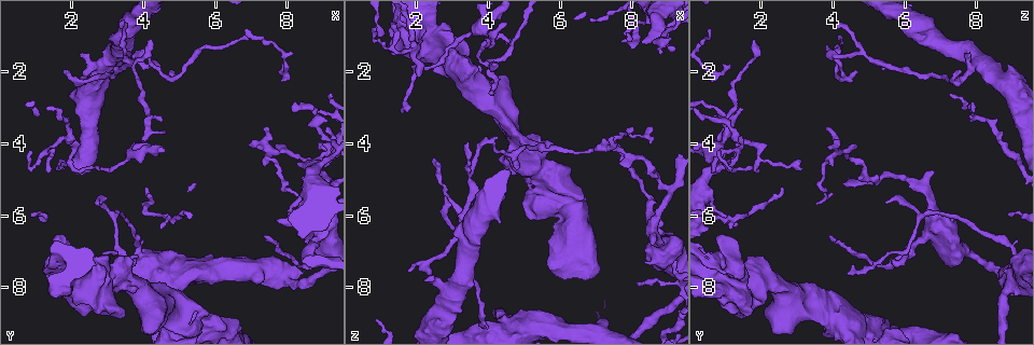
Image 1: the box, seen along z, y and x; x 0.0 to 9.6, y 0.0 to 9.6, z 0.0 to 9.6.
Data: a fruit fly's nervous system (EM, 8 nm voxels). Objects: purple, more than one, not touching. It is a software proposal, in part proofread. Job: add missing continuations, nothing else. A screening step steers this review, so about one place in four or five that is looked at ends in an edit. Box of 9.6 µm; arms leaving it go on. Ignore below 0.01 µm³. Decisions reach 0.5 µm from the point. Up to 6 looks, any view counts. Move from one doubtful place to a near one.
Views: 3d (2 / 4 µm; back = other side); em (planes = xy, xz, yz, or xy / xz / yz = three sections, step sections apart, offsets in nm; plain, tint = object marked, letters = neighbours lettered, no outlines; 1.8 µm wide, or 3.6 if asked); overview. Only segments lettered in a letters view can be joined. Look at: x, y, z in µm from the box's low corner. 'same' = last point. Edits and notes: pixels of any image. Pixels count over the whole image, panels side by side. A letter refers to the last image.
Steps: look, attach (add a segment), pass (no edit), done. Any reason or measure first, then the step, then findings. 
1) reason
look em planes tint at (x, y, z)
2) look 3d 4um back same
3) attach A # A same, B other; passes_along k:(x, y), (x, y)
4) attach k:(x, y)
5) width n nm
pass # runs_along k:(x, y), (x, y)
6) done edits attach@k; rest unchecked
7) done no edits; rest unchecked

branch point
look 3d 2um at (1.85, 3.95, 1.55)

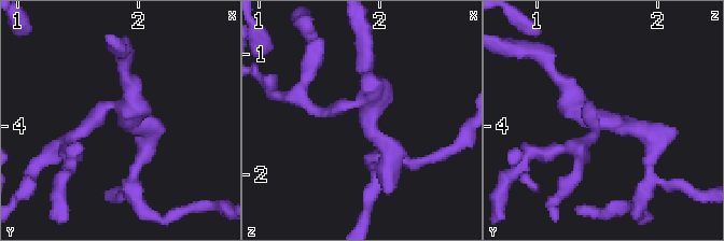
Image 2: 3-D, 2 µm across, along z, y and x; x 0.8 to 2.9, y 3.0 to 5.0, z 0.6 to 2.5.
arms 3
look em 3.6um planes tint at (1.90, 3.94, 1.52)

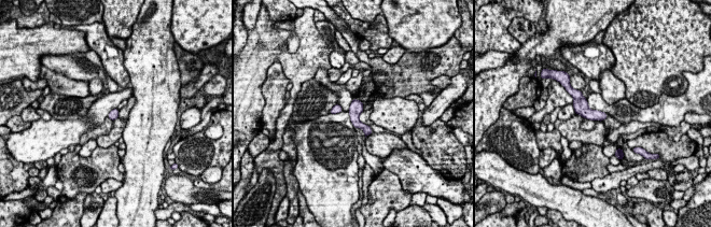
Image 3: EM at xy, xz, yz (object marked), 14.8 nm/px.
look em 3.6um planes letters same

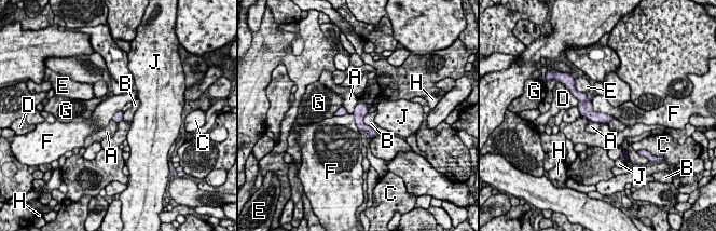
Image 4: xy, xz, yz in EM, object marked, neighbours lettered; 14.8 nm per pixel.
width 140 nm; longest_contact F 440 nm
pass # A other, B other, C other, D other, E other, F other, G other, H other, J other; no lettered segment goes on from it

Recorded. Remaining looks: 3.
stops while still wide
look em 3.6um xy step 16 tint at (2.30, 8.80, 1.60)

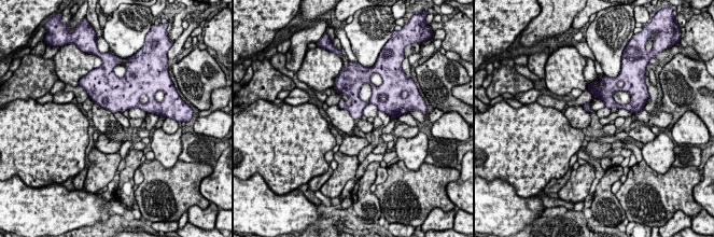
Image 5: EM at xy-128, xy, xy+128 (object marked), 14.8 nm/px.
look em 3.6um planes letters same

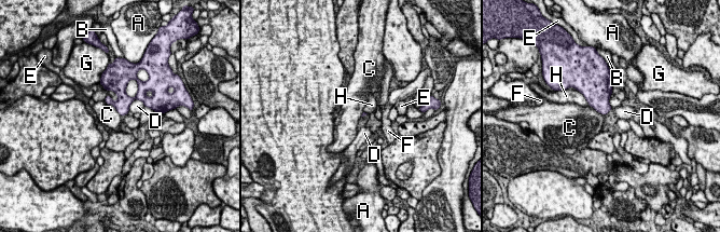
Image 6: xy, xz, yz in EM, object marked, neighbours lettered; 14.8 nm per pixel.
pass # A other, B other, C other, D other, E other, F other, G other, H other; border 6:(104, 100), (111, 104), (121, 114); none of them fits

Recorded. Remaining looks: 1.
look em planes letters at (7.55, 4.25, 4.20)

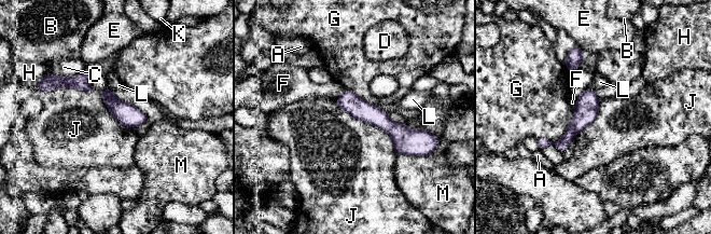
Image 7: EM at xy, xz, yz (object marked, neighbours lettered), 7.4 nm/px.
pass # A other, B other, C other, D other, E other, F other, G other, H other, J other, K other, L other, M other; border 7:(336, 97), (382, 128), (395, 154); no lettered segment goes on from it

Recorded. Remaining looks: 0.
done no edits; rest unchecked

